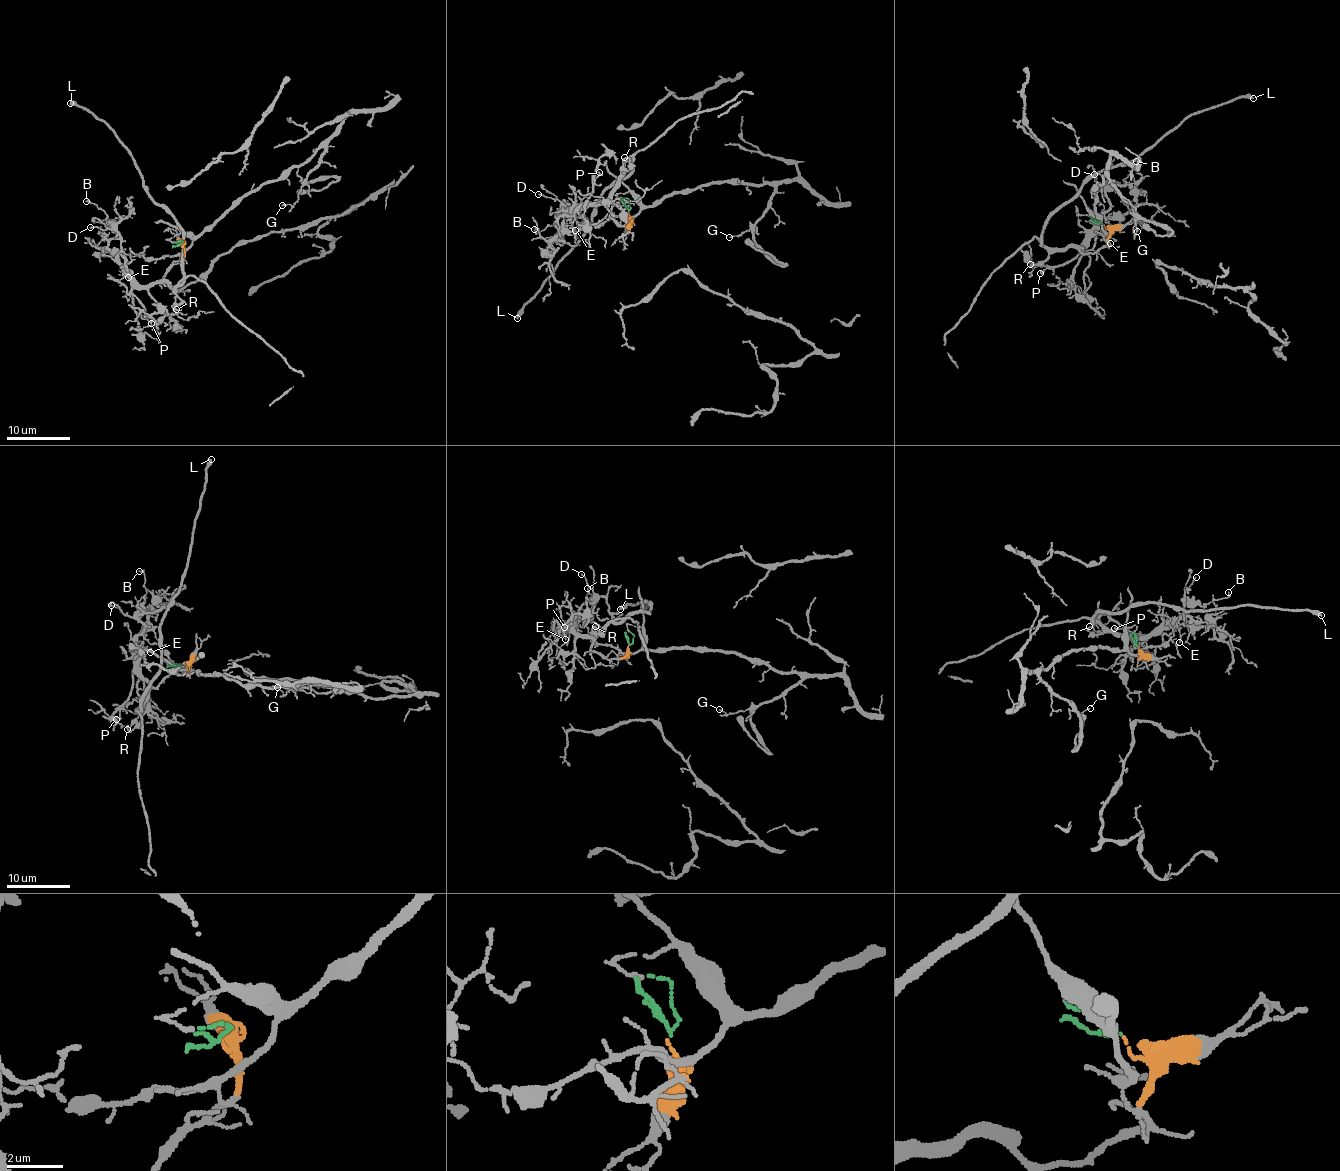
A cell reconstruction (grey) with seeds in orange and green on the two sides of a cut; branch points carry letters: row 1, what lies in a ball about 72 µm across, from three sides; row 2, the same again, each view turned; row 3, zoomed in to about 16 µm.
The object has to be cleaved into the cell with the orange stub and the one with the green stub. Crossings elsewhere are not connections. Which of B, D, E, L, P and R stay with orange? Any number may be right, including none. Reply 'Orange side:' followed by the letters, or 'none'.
Orange side: B, D, E, L, P, R

